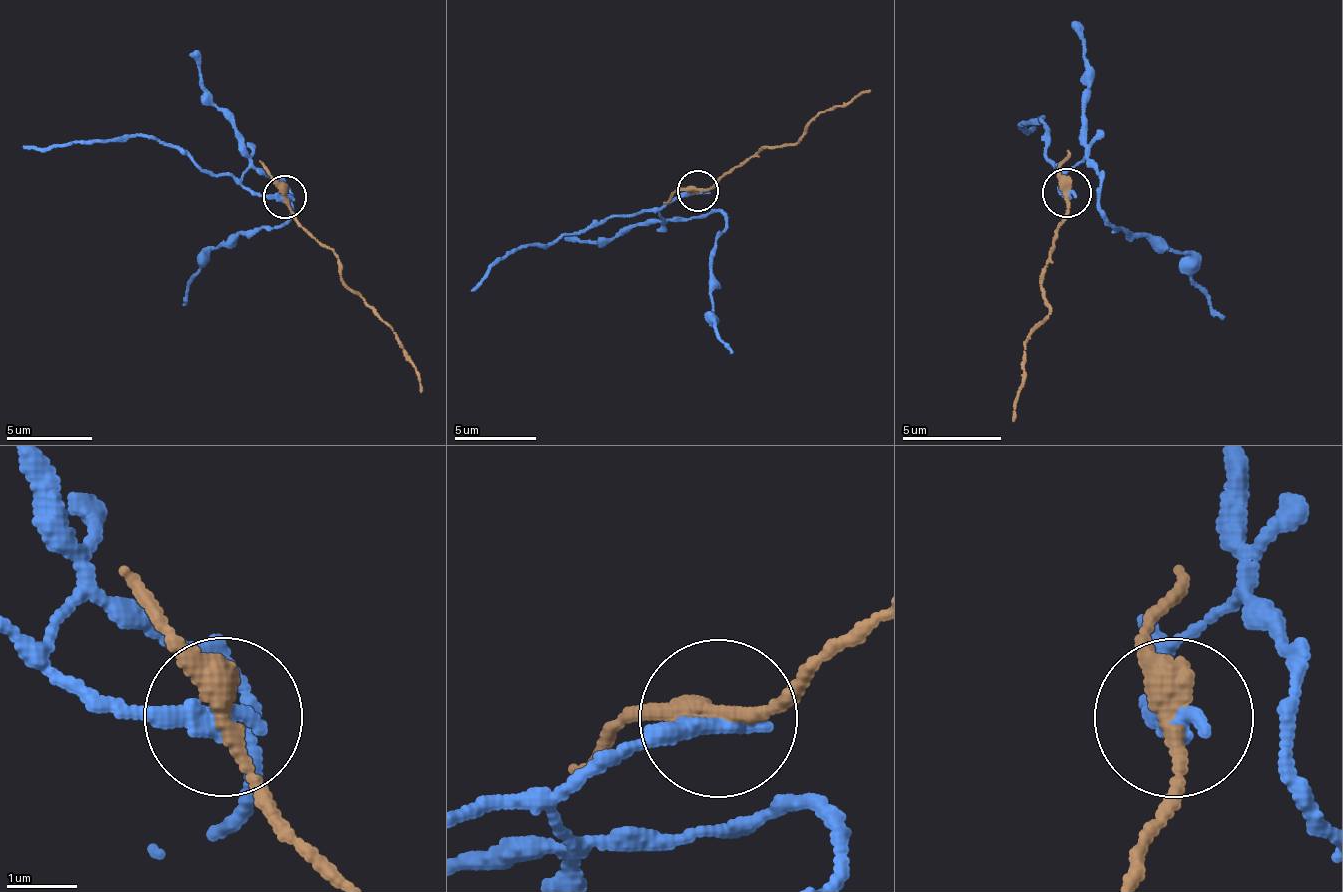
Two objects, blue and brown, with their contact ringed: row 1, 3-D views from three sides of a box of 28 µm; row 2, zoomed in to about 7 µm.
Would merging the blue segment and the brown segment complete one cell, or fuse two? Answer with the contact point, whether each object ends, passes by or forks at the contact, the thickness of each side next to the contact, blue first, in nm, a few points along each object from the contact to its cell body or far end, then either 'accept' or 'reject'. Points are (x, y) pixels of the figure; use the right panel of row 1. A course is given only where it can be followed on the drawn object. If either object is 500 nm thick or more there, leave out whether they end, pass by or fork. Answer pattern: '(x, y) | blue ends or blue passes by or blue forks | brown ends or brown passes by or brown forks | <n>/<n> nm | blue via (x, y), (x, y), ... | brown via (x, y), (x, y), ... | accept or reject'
(1066, 192) | blue ends | brown passes by | 320/320 nm | blue via (1068, 191), (1056, 191), (1064, 175), (1098, 166), (1099, 211), (1186, 254), (1225, 318) | brown via (1068, 191), (1066, 216), (1042, 277), (1050, 312), (1025, 348), (1013, 423) | reject

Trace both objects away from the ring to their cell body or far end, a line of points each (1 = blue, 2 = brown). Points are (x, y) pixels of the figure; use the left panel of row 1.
1: (285, 195), (242, 183), (247, 169), (289, 191), (289, 212), (283, 225), (237, 232), (213, 249), (184, 304)
2: (285, 195), (290, 217), (341, 269), (362, 299), (394, 329), (419, 394)

